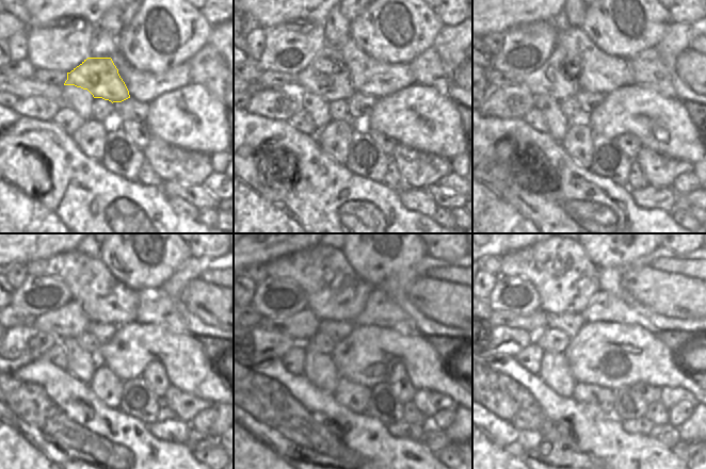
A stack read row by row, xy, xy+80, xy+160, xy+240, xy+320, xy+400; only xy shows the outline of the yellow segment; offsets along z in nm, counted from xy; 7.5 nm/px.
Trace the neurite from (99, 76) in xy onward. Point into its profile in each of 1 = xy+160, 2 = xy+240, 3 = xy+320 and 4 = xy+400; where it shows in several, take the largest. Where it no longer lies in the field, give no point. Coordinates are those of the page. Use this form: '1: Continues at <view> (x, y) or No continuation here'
1: Continues at xy+160 (550, 80)
2: Continues at xy+240 (68, 322)
3: Continues at xy+320 (301, 326)
4: Continues at xy+400 (536, 322)

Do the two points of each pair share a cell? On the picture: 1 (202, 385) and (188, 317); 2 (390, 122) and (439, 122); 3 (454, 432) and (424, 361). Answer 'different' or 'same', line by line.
1: different
2: same
3: different

